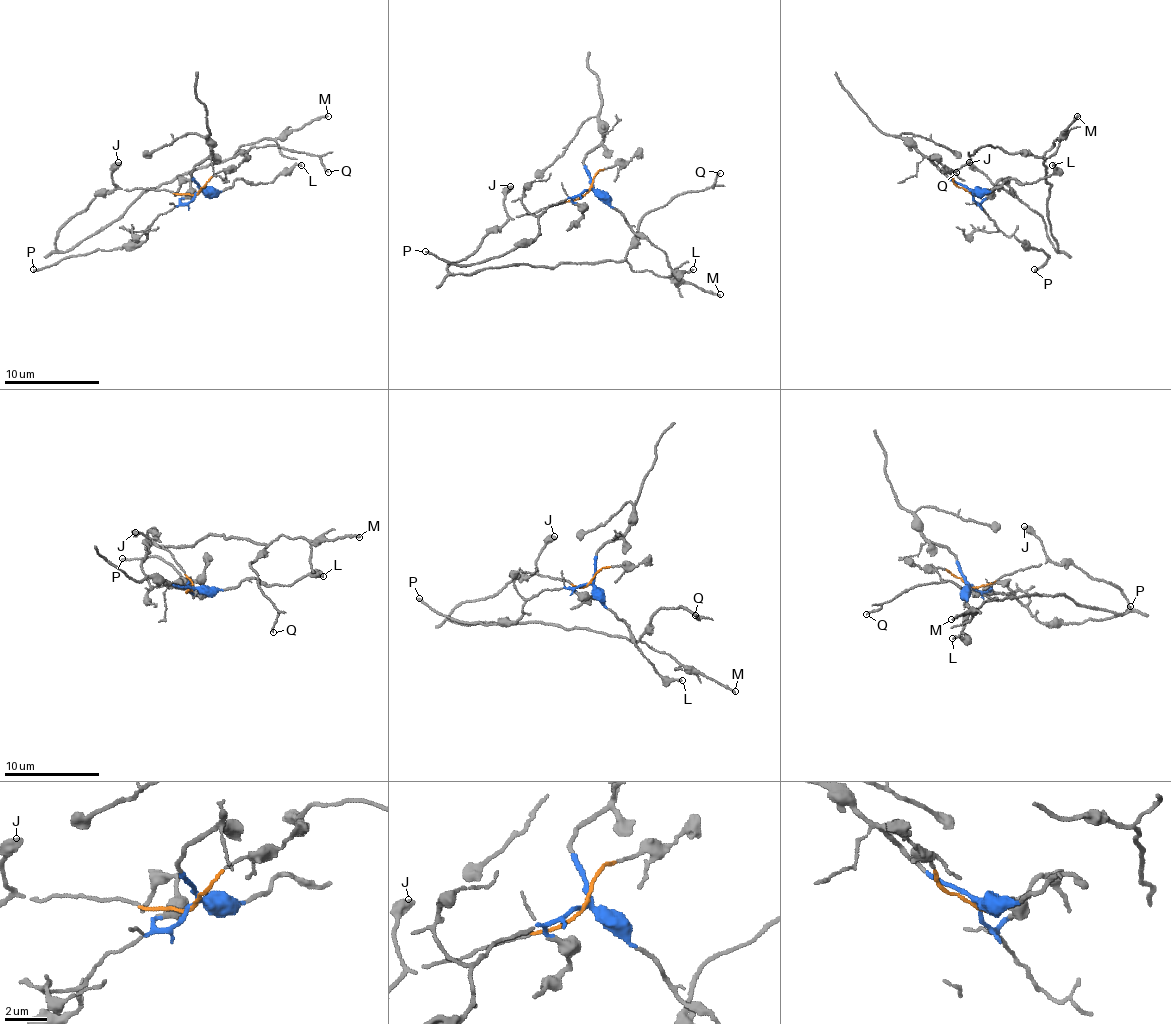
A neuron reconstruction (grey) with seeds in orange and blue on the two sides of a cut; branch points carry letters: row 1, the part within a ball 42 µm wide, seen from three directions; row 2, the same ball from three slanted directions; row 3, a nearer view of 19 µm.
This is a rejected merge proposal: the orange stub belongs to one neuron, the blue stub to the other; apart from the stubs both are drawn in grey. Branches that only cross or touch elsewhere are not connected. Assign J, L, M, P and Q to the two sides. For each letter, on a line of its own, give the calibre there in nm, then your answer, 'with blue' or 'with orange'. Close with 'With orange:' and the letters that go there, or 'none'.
J: calibre 440 nm; with orange
L: calibre 170 nm; with blue
M: calibre 160 nm; with orange
P: calibre 170 nm; with blue
Q: calibre 140 nm; with orange
With orange: J, M, Q

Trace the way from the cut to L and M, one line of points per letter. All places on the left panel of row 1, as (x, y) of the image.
L: (197, 191), (223, 191), (235, 180), (266, 184), (288, 170), (302, 165)
M: (197, 191), (102, 191), (59, 232), (59, 251), (111, 225), (145, 191), (328, 115)

